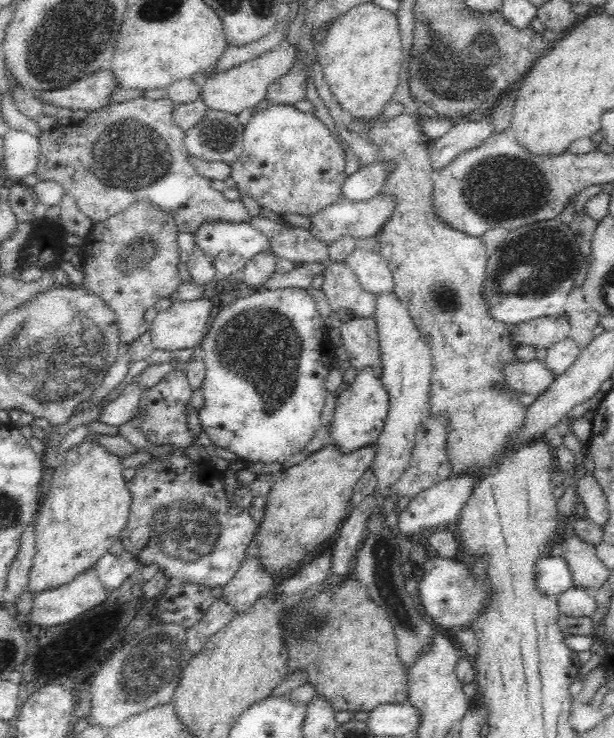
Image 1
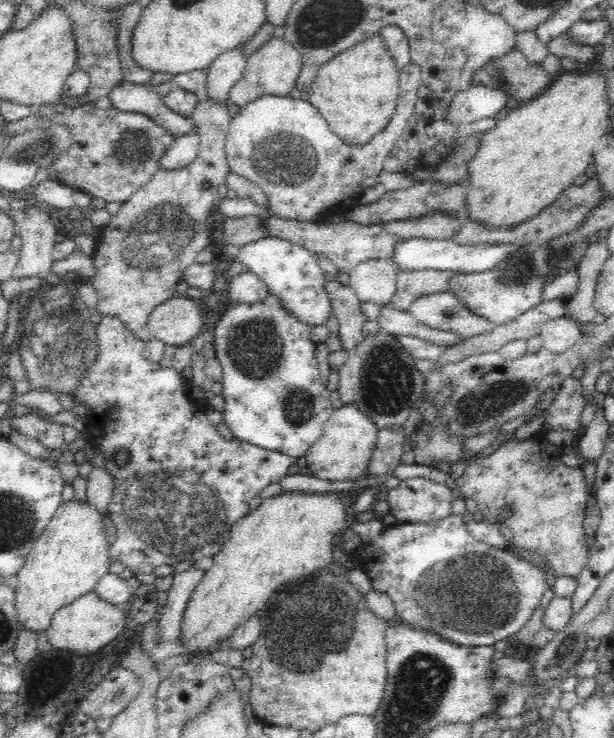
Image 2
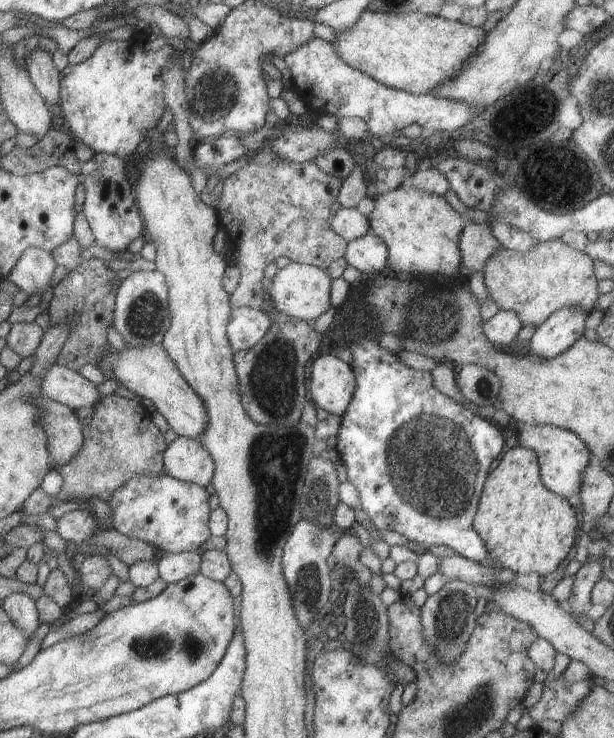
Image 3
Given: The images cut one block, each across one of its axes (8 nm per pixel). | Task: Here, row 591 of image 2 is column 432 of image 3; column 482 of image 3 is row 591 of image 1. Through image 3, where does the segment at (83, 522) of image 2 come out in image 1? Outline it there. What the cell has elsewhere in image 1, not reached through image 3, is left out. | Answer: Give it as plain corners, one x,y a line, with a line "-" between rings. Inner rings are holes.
93,432
90,438
83,439
80,444
68,448
62,454
61,464
55,468
49,491
40,512
37,512
36,550
27,586
32,595
76,578
88,566
95,564
100,556
106,554
111,544
119,538
127,525
132,506
131,492
122,475
124,469
121,458
104,448

